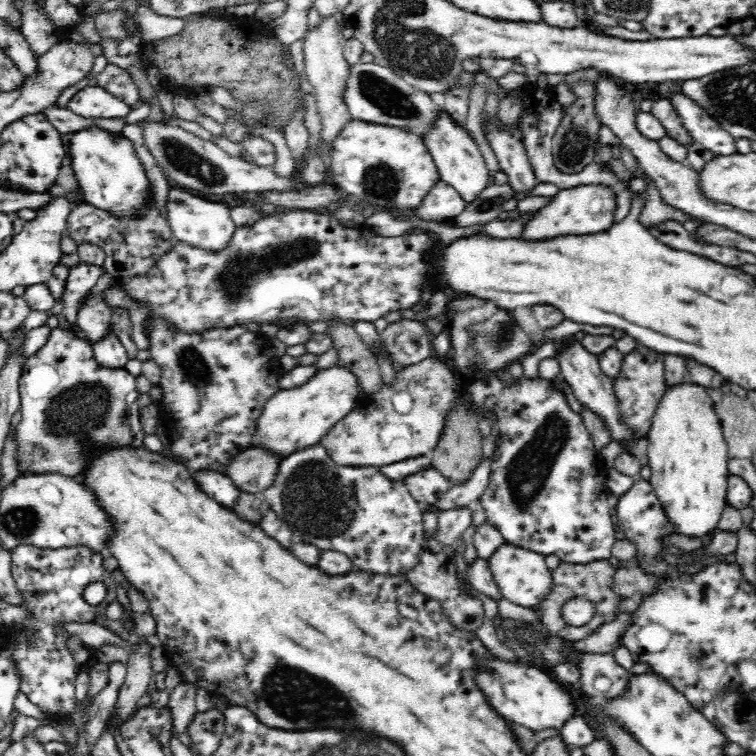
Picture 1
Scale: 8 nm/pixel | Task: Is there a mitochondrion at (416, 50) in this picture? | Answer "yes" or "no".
yes

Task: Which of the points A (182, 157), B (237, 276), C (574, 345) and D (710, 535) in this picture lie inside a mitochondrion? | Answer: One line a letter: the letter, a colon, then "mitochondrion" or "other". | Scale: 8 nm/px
A: mitochondrion
B: mitochondrion
C: other
D: other

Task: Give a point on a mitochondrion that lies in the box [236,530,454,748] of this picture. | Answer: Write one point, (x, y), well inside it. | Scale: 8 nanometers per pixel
(326, 702)

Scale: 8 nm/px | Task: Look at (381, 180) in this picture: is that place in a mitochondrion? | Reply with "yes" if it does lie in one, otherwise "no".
yes

